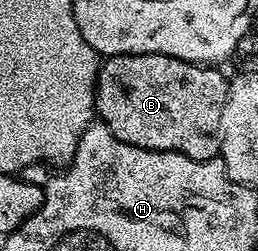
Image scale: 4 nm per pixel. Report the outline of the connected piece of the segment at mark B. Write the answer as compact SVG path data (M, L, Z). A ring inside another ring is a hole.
M110 55L96 74L95 114L126 145L214 159L220 154L220 122L228 85L229 80L212 65L187 63L169 55Z

